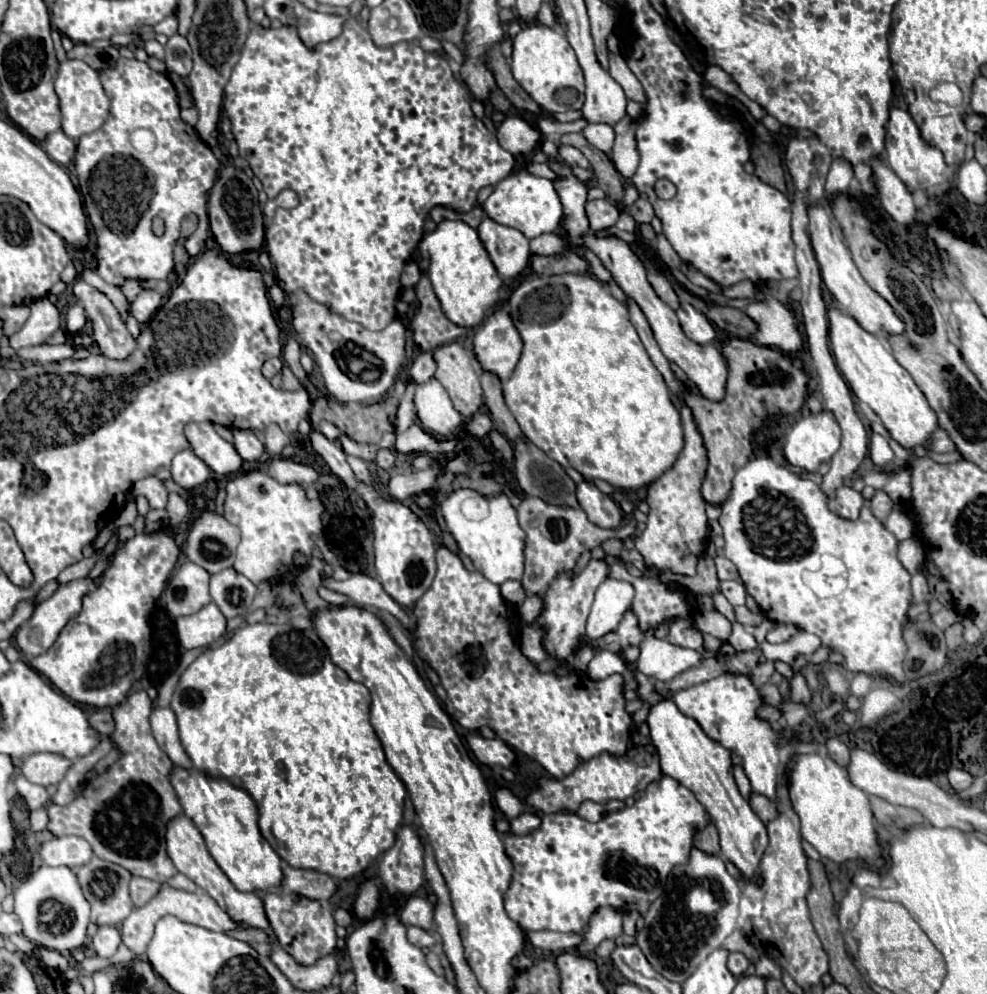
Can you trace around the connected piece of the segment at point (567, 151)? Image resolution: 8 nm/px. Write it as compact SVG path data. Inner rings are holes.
M559 145L559 147L557 147L557 153L559 153L559 157L561 157L567 165L577 165L577 167L585 167L585 169L591 167L589 161L585 159L585 155L583 155L577 147L571 147L571 145Z

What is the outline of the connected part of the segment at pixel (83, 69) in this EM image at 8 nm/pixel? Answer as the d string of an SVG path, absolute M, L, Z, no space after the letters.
M63 61L59 67L59 75L55 79L55 91L59 95L59 107L63 115L63 131L71 139L79 139L81 135L93 133L103 125L103 121L109 115L109 97L103 91L103 85L99 81L99 73L91 69L83 61Z

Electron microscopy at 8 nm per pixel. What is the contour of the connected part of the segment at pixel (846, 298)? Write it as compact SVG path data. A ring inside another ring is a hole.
M809 205L807 215L809 215L809 239L811 239L811 247L819 263L819 269L821 269L823 283L827 285L827 289L831 291L839 307L843 307L851 317L855 317L859 325L867 329L869 333L875 333L885 339L889 333L903 333L903 321L897 317L893 307L863 281L859 269L851 261L851 253L841 237L839 227L833 223L829 213L821 205Z

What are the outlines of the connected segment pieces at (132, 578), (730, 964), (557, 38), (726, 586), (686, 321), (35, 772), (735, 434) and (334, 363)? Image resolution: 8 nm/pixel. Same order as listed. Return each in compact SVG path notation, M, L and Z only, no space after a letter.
M169 529L151 537L135 535L119 545L103 573L101 585L83 599L81 613L61 629L51 649L31 659L29 665L79 705L97 709L119 705L145 671L145 659L151 653L147 615L155 599L163 593L177 557L179 549Z
M729 953L729 957L727 957L727 969L733 977L741 977L749 969L749 965L751 965L751 961L747 959L745 953Z
M525 25L517 37L513 39L513 61L511 61L513 77L525 89L525 93L545 111L569 111L581 109L585 101L585 81L583 71L577 63L575 51L571 49L567 37L555 29L543 25Z
M721 581L719 591L727 597L727 601L735 605L745 605L745 587L739 581Z
M681 303L681 307L677 309L677 317L681 321L681 327L683 327L683 333L695 341L695 343L711 343L715 339L715 329L713 325L709 323L709 319L699 313L693 305L689 303Z
M35 753L25 757L23 765L21 765L21 773L37 785L57 785L63 775L67 773L67 769L71 767L71 761L67 761L61 755L55 753Z
M729 339L721 353L729 365L725 399L713 403L691 391L683 393L683 401L693 409L695 423L707 447L709 467L701 493L711 505L721 505L727 499L737 469L753 455L753 433L763 429L765 419L799 411L807 397L807 375L785 353L743 339Z
M301 289L291 293L293 319L291 325L303 339L305 347L315 355L315 363L321 369L327 391L337 401L373 403L387 397L395 377L405 361L405 327L399 319L391 321L381 331L367 331L359 323L347 321L345 317L331 311L329 305L311 301Z

